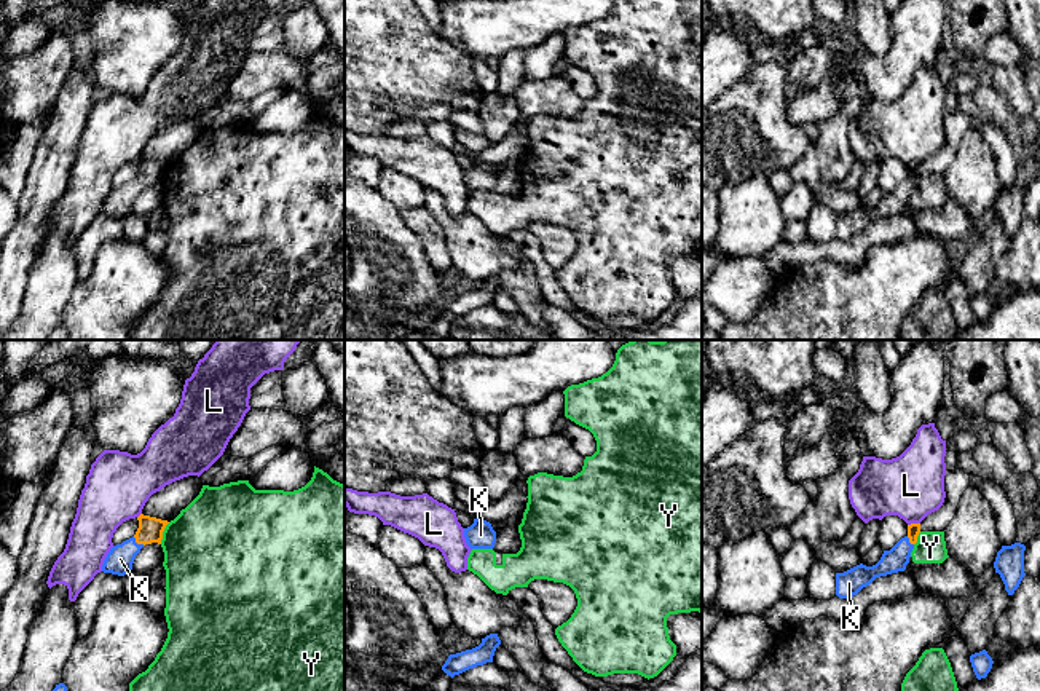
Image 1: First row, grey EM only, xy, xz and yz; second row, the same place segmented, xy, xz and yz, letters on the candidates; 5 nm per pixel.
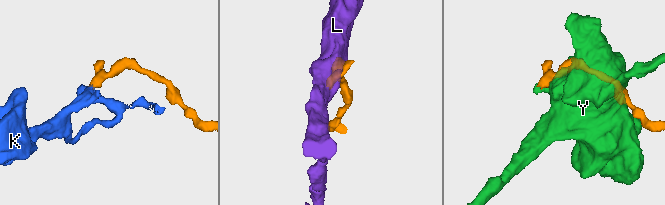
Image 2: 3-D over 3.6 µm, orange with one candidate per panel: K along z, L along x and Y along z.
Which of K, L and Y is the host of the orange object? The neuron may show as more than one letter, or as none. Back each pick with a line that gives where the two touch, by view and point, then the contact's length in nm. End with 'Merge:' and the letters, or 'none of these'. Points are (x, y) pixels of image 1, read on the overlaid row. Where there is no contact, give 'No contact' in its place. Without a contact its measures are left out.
K: Touches orange at xy (137, 543). Shared border 80 nm
Merge: K

